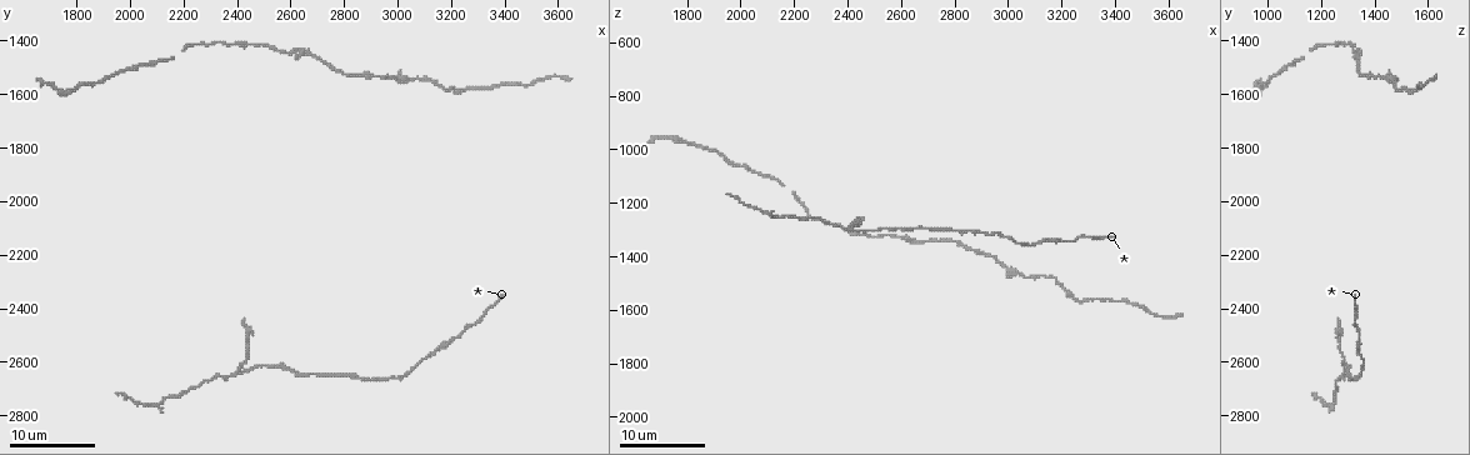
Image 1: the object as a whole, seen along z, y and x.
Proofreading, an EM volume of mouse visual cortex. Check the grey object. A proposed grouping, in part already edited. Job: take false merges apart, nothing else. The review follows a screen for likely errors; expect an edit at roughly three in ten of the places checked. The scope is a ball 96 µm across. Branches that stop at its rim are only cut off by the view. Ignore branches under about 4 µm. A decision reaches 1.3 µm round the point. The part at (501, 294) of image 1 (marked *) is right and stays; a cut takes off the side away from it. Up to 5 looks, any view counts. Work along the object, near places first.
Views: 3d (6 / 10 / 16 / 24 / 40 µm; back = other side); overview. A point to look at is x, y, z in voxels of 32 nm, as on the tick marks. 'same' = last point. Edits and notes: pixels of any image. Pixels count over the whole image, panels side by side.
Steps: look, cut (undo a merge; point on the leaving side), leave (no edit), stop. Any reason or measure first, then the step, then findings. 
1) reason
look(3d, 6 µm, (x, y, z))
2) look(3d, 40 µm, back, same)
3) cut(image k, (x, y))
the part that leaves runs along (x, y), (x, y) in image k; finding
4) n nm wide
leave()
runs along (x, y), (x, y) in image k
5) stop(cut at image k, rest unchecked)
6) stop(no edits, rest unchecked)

sudden change in width
look(3d, 10 µm, (2850, 1530, 1360))

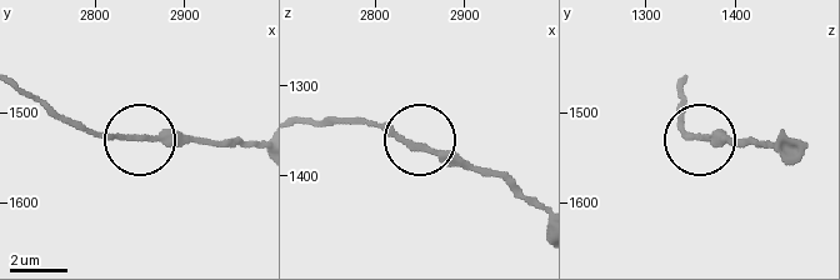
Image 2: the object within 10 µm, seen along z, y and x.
look(3d, 6 µm, (2850, 1525, 1365))

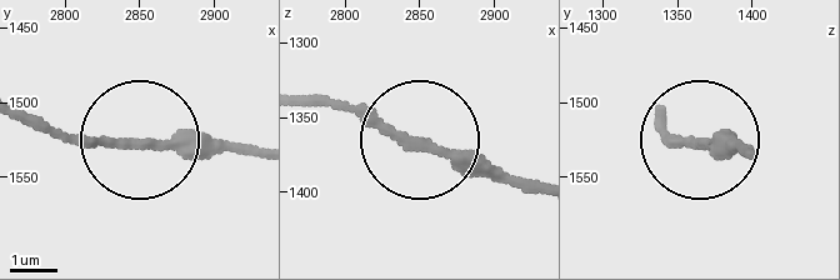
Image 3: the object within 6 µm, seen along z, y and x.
220 nm wide
leave()
all the same cell

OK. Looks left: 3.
a narrow waist
look(3d, 10 µm, (2050, 1480, 1070))

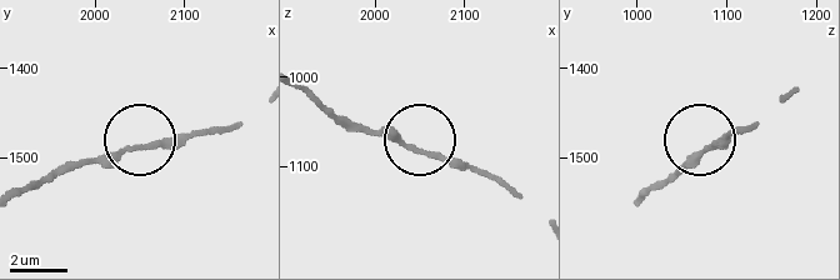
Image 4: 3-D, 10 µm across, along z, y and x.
look(3d, 6 µm, (2045, 1490, 1085))

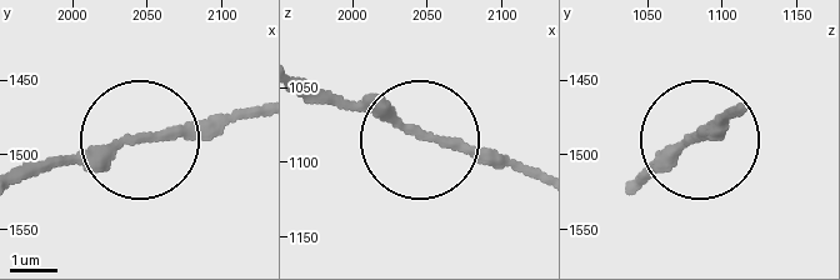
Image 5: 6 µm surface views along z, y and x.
cut(image 5, (60, 158))
the part that leaves runs along (119, 143), (75, 166), (28, 166) in image 5; a second cell is stuck on

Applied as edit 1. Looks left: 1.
narrows sharply
look(3d, 6 µm, (2150, 2730, 1250))

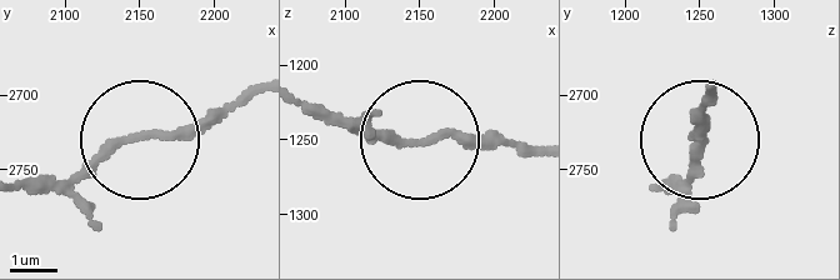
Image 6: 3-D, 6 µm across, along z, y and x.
cut(image 6, (29, 181))
the part that leaves runs along (94, 159), (61, 179), (26, 179) in image 6; a second cell is stuck on

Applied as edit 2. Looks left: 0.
stop(cut at image 5, cut at image 6, rest unchecked)

